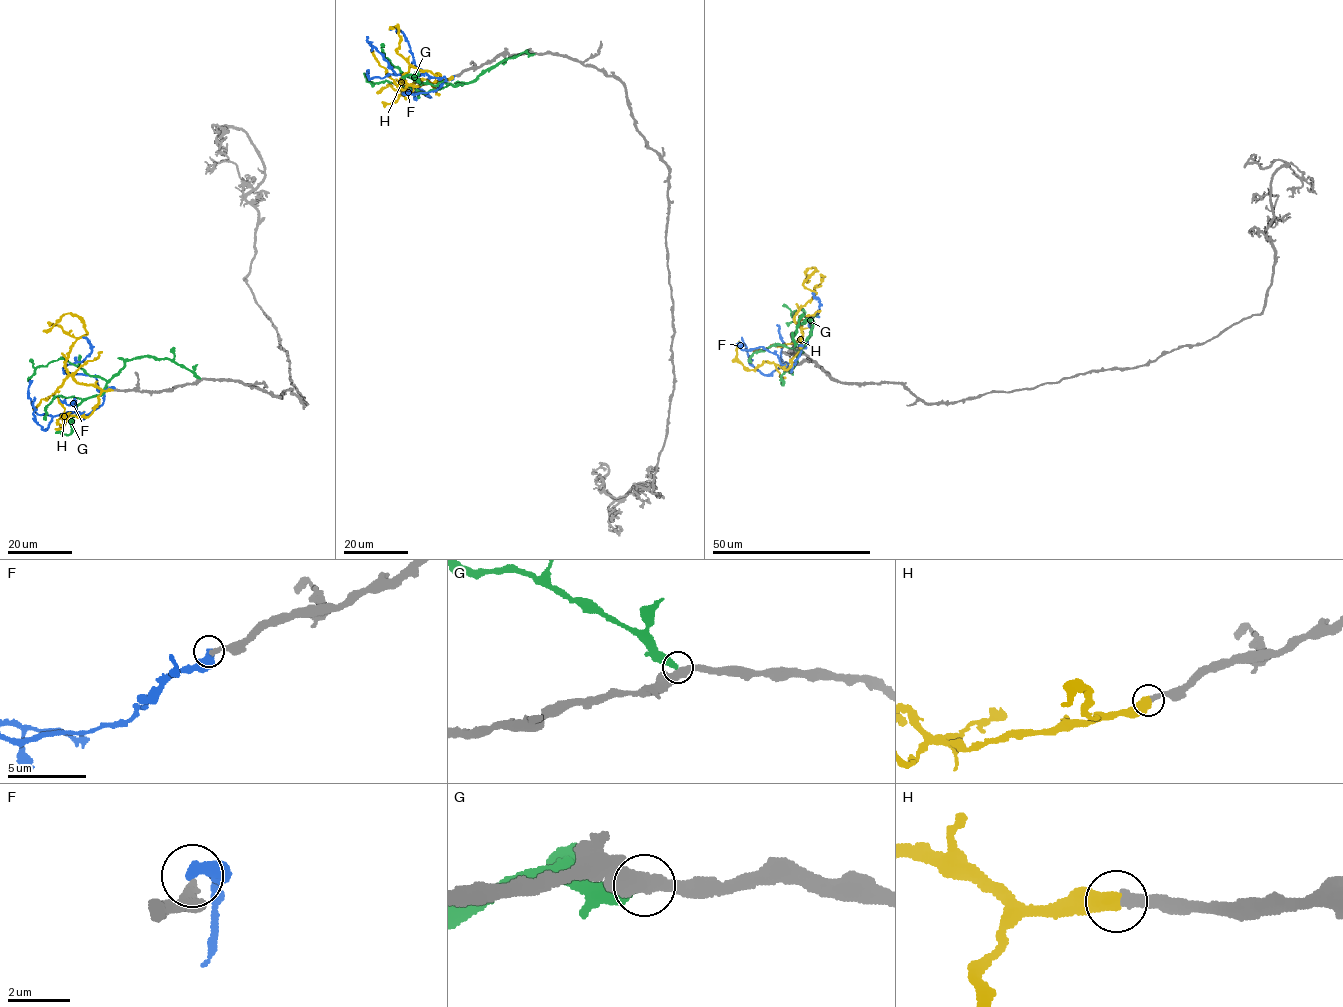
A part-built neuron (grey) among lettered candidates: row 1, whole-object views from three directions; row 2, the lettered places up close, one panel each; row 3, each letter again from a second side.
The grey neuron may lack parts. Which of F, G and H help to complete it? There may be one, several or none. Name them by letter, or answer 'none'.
H

